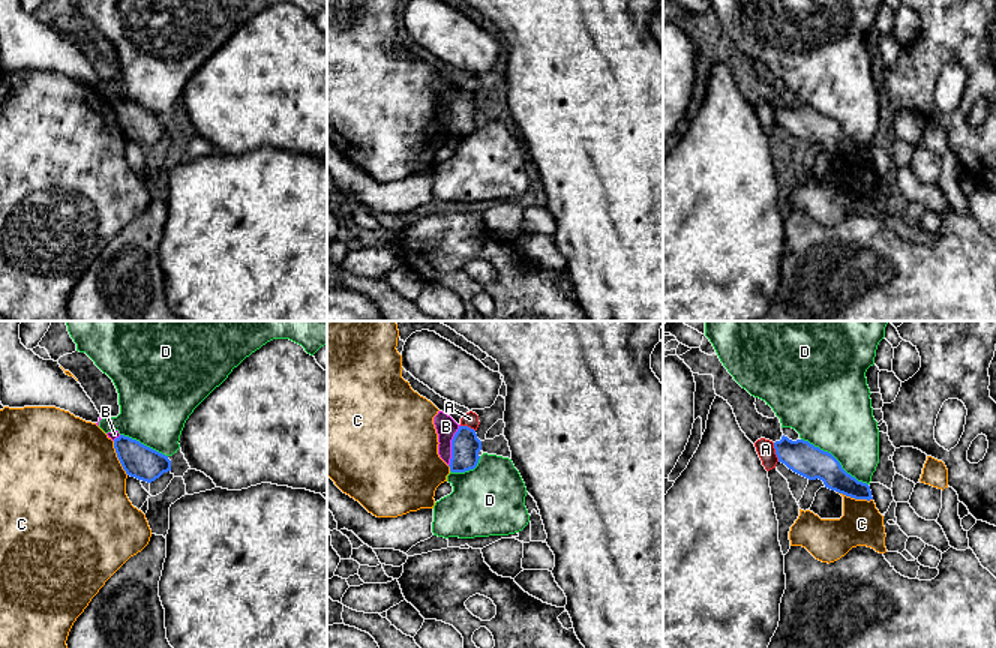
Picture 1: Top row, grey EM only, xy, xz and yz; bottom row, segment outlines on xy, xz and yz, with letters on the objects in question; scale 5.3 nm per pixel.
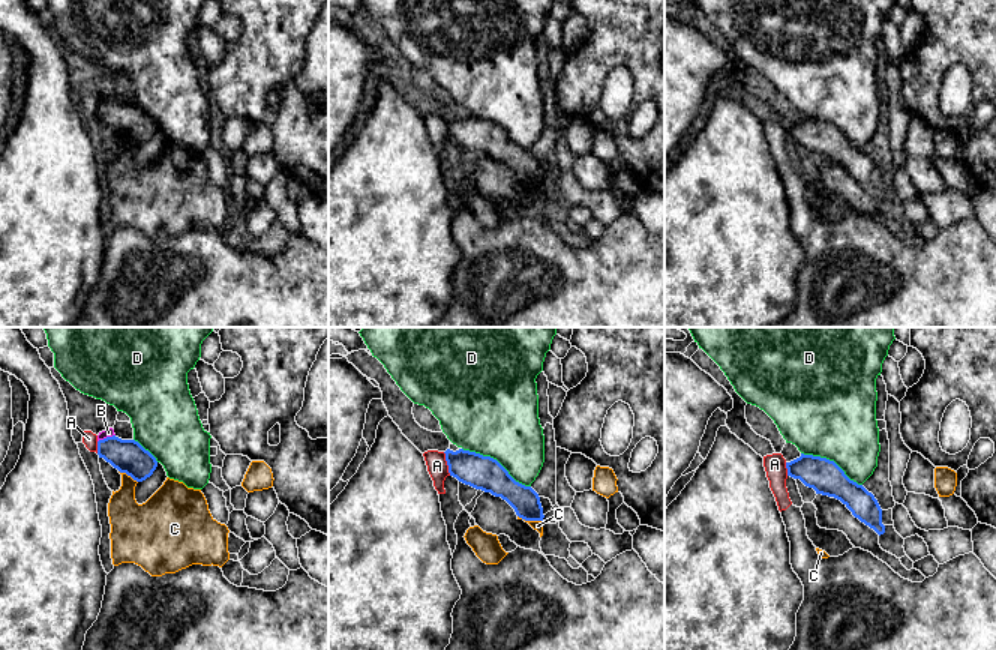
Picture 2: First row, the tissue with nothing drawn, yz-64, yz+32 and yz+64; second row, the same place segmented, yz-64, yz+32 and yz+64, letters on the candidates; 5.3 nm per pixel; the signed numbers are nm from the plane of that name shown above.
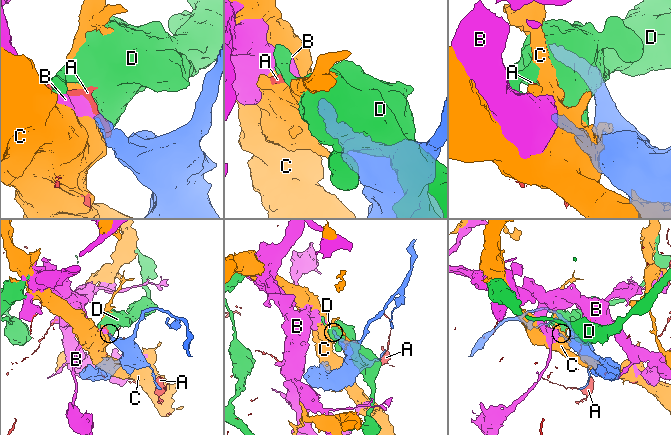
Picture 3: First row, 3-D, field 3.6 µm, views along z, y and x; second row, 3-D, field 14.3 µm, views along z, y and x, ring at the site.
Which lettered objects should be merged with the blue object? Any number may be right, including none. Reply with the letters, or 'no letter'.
no letter

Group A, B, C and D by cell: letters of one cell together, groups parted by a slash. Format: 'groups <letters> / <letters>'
groups A / B / C / D

